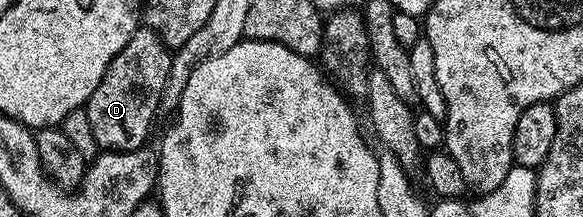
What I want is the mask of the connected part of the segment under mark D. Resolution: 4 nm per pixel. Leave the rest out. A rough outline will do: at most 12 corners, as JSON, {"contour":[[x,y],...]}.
{"contour":[[143,25],[88,99],[104,151],[137,151],[173,52]]}

